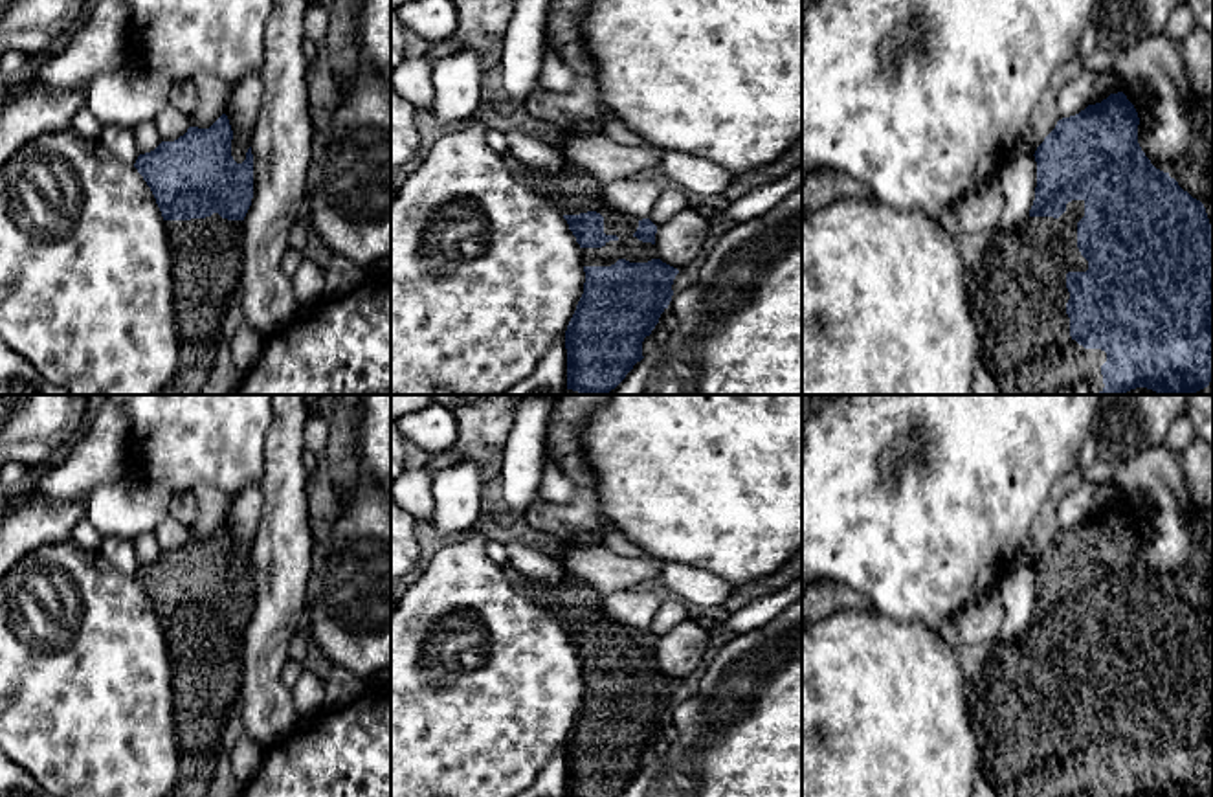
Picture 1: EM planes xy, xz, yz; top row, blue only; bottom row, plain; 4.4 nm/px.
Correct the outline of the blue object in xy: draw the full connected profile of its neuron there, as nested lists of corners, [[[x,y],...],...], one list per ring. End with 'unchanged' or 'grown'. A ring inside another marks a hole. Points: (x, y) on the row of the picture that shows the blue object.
[[[226,114],[209,129],[189,127],[174,141],[161,141],[139,154],[134,167],[150,187],[165,220],[172,272],[174,312],[180,336],[180,362],[174,376],[158,395],[200,395],[215,356],[220,325],[240,286],[244,266],[244,217],[253,198],[253,154],[237,163],[231,156],[233,130]]] | grown

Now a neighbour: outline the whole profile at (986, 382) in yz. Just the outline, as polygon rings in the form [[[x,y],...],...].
[[[976,356],[974,382],[971,395],[1006,395],[987,360]]]

